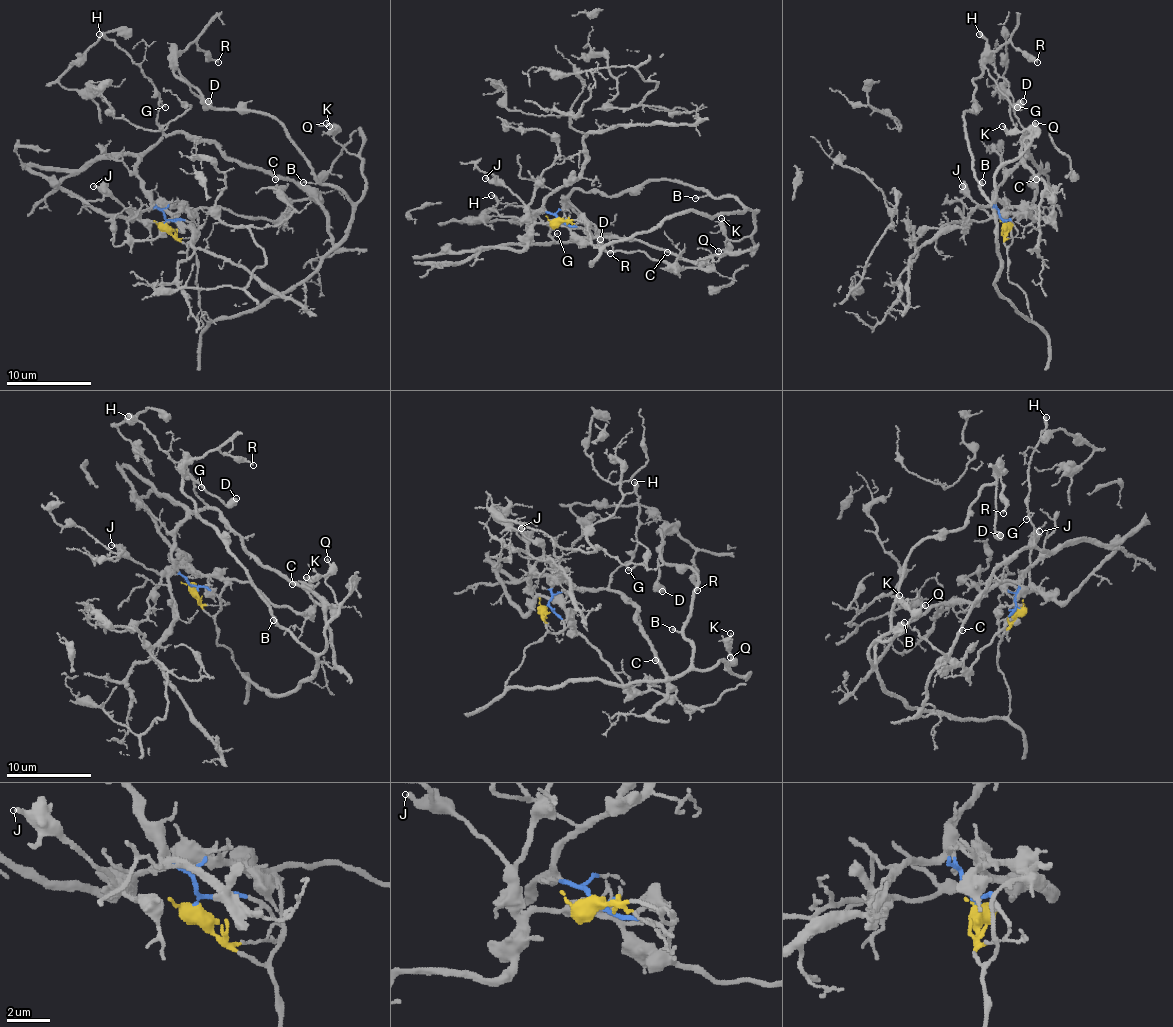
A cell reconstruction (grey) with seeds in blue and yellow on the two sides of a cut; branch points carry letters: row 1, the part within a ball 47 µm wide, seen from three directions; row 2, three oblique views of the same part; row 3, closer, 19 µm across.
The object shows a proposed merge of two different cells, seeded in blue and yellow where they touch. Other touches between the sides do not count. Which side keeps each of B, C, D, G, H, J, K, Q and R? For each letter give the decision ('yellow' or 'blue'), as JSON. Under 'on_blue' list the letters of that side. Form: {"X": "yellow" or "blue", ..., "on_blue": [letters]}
{"B": "yellow", "C": "blue", "D": "yellow", "G": "blue", "H": "blue", "J": "blue", "K": "yellow", "Q": "yellow", "R": "yellow", "on_blue": ["C", "G", "H", "J"]}

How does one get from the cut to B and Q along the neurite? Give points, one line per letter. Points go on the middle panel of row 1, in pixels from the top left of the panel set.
B: (557, 221), (588, 223), (597, 248), (656, 229), (686, 212), (709, 216), (743, 210), (732, 197), (694, 197)
Q: (557, 221), (588, 223), (597, 248), (652, 231), (682, 214), (756, 210), (754, 231), (728, 240), (718, 250)

